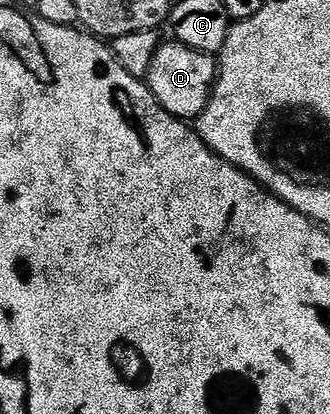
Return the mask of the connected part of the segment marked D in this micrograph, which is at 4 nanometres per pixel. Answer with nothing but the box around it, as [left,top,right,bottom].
[146,40,218,120]

